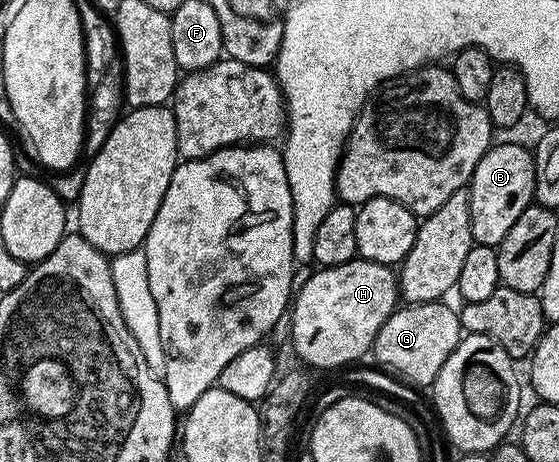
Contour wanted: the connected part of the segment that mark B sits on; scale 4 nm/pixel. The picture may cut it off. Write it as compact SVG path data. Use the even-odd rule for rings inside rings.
M501 142L490 145L489 150L475 164L475 172L469 178L469 211L471 212L471 236L479 246L497 247L511 232L511 224L523 216L528 206L534 205L535 164L533 151L517 142Z

